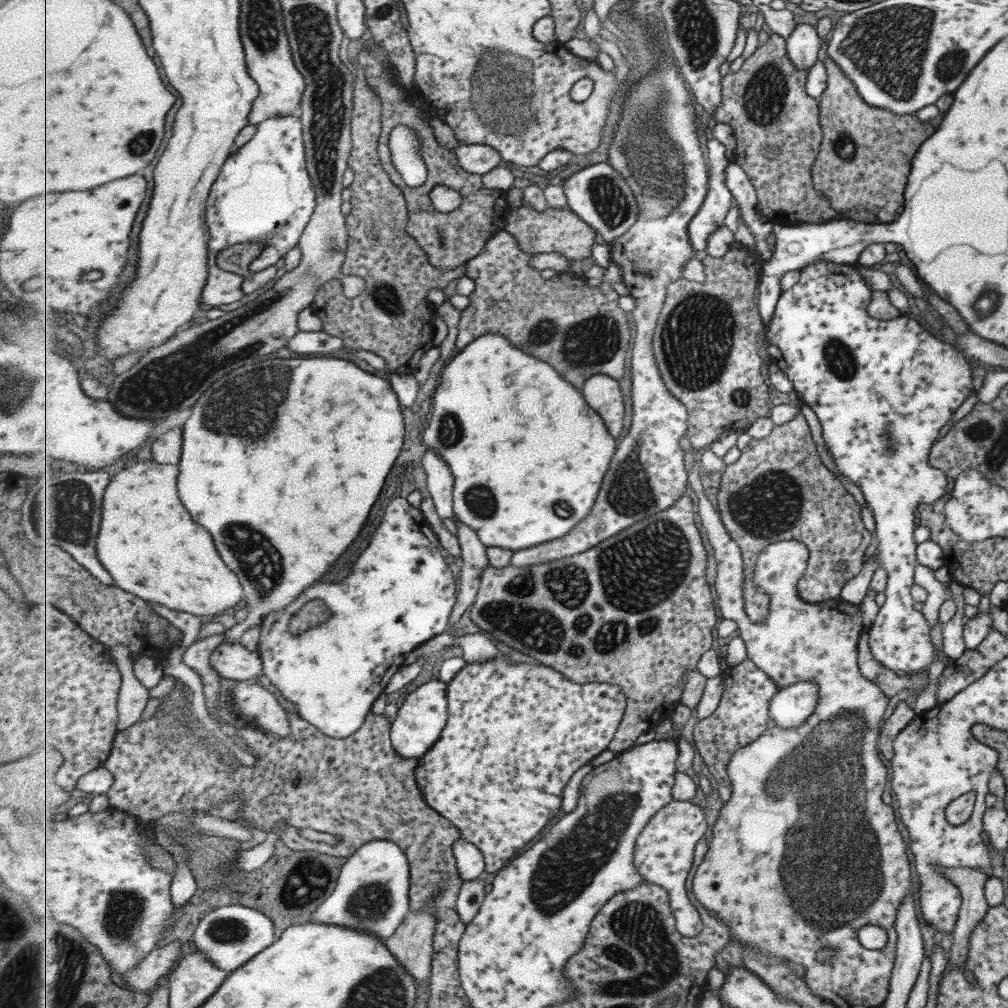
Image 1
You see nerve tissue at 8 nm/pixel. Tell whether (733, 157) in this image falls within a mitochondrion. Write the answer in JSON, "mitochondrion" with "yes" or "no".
{"mitochondrion":"no"}

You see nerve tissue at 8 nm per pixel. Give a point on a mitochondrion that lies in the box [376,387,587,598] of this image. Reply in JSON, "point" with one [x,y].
{"point":[484,507]}

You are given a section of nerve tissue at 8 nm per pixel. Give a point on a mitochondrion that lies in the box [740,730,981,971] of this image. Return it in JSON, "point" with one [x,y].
{"point":[826,896]}

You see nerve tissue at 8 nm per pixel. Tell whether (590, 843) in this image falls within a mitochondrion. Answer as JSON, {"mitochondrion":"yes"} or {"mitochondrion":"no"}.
{"mitochondrion":"yes"}

